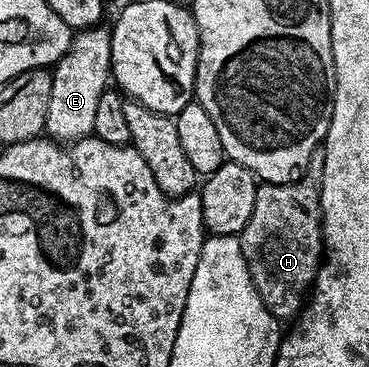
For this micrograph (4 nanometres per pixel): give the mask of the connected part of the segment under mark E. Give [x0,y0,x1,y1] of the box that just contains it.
[44,25,112,141]

